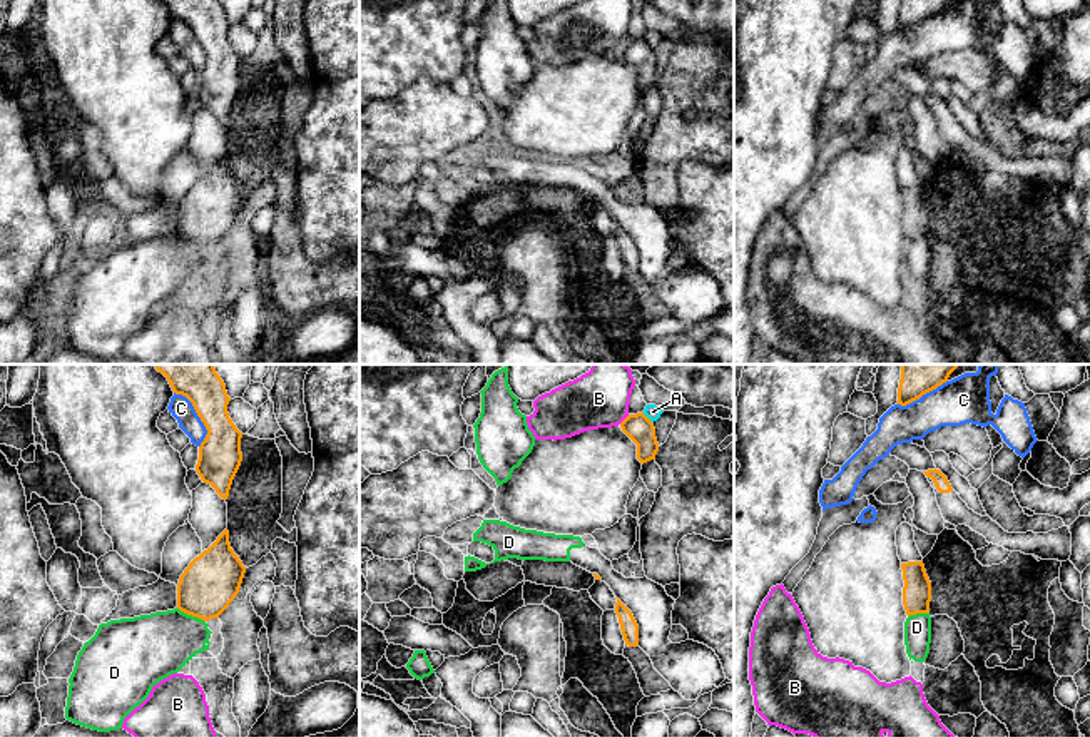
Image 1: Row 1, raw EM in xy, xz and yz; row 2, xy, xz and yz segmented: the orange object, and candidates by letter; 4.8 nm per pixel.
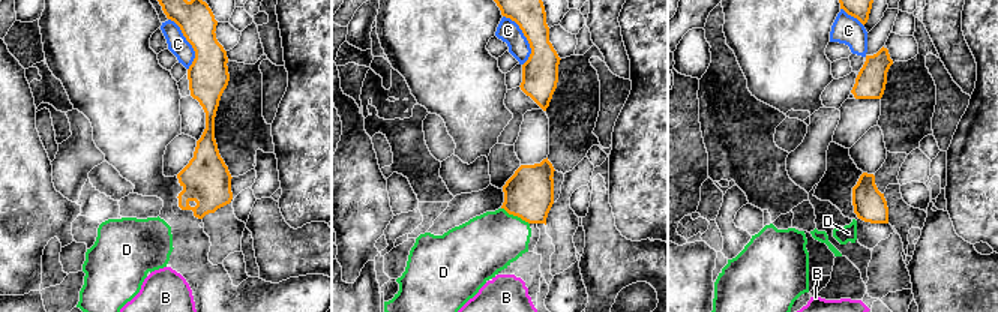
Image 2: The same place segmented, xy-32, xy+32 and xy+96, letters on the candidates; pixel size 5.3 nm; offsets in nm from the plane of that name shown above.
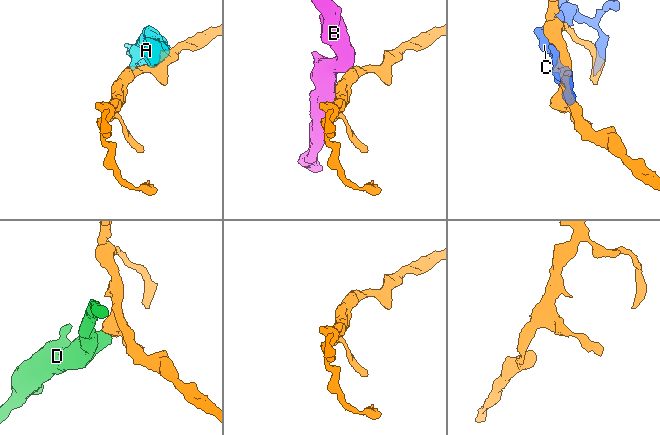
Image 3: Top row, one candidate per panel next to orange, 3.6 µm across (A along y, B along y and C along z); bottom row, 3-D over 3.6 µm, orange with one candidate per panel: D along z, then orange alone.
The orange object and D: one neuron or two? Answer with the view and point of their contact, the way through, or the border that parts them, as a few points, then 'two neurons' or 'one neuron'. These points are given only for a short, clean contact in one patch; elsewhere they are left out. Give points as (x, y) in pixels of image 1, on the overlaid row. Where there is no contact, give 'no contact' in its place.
xy (191, 614) | along xy (178, 607), (204, 622) | two neurons

